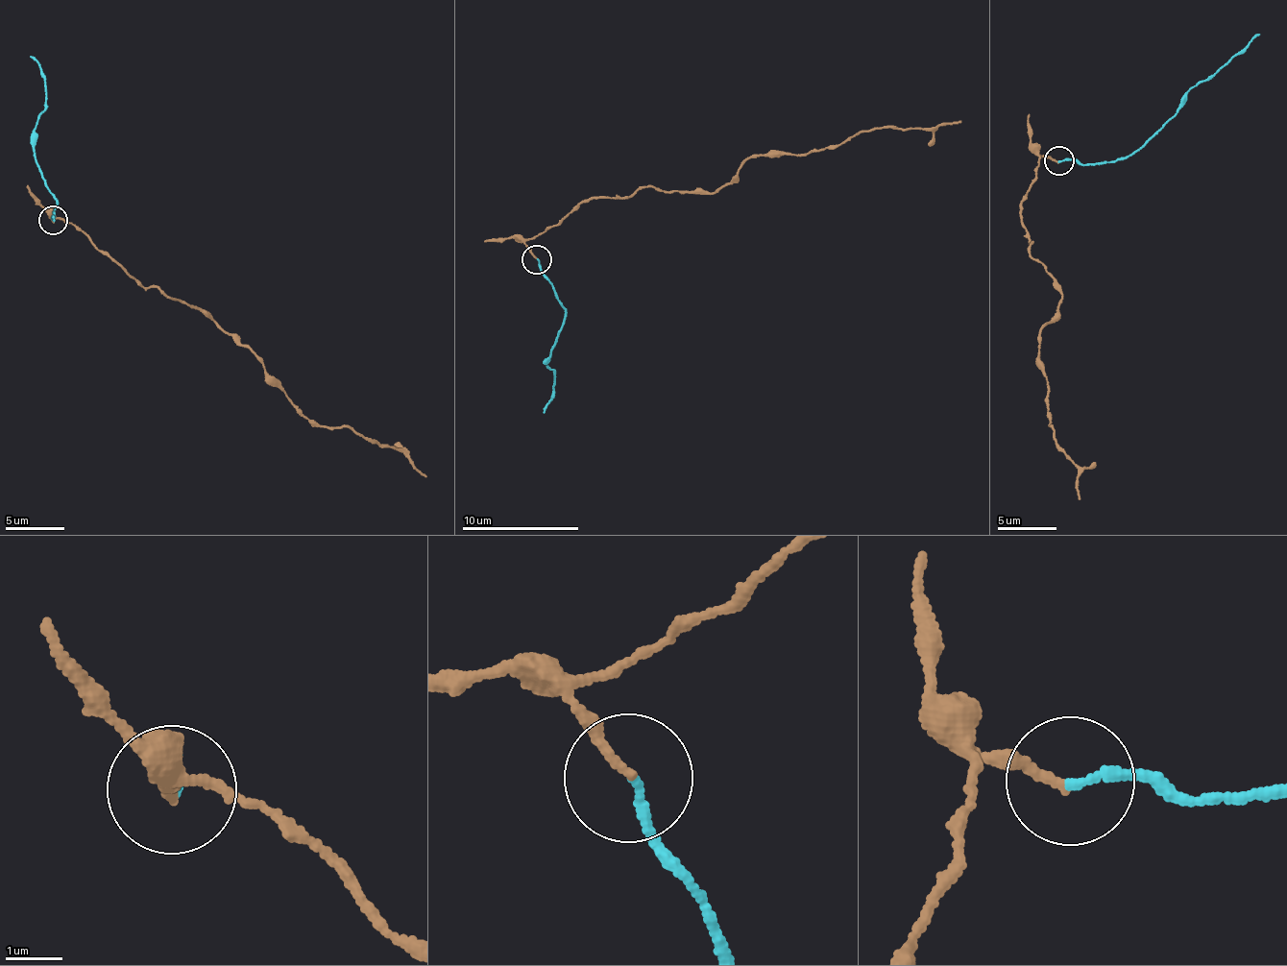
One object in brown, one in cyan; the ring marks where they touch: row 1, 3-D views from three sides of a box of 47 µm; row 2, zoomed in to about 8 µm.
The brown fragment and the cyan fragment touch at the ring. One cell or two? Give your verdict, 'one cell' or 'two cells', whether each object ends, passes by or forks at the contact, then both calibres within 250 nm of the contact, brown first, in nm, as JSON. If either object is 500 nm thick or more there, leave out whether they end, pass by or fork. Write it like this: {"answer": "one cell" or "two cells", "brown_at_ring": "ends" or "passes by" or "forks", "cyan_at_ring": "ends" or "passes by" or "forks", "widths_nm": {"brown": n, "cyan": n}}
{"answer": "one cell", "brown_at_ring": "ends", "cyan_at_ring": "ends", "widths_nm": {"brown": 160, "cyan": 160}}

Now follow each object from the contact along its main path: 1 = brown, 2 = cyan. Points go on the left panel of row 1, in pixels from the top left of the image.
1: (53, 219), (144, 285), (199, 306), (255, 355), (310, 419), (393, 446), (427, 476)
2: (53, 219), (56, 200), (52, 198), (34, 159), (35, 130), (45, 89), (41, 71), (29, 58)

